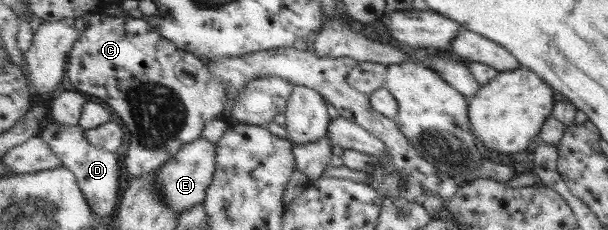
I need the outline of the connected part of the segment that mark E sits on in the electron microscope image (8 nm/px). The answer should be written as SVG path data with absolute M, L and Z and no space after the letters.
M201 136L194 143L184 145L170 161L159 168L157 187L163 195L163 201L177 213L182 214L203 203L207 189L213 183L217 171L217 144Z

